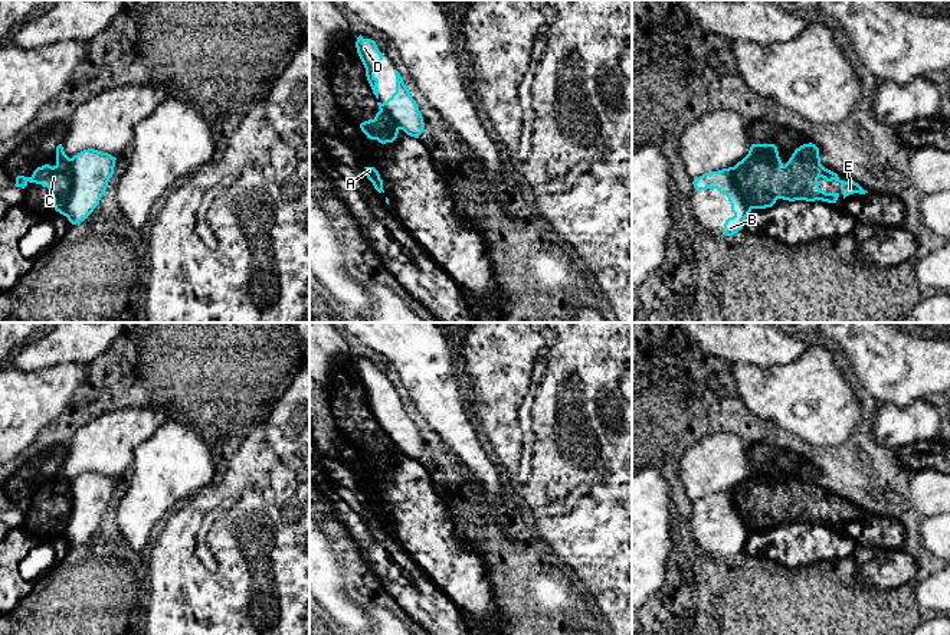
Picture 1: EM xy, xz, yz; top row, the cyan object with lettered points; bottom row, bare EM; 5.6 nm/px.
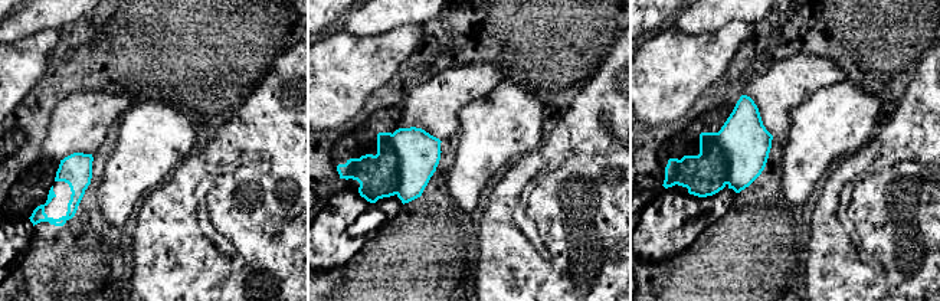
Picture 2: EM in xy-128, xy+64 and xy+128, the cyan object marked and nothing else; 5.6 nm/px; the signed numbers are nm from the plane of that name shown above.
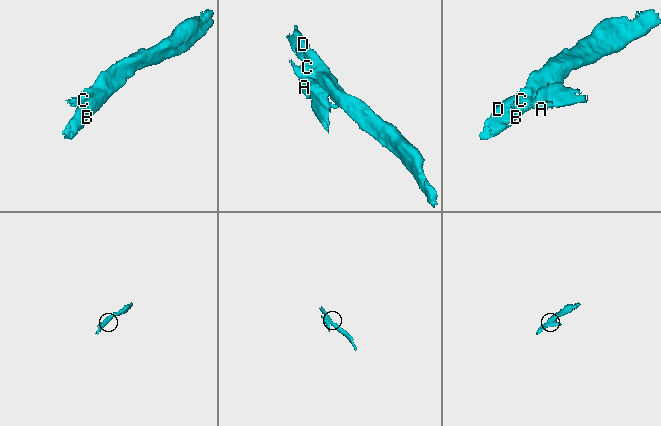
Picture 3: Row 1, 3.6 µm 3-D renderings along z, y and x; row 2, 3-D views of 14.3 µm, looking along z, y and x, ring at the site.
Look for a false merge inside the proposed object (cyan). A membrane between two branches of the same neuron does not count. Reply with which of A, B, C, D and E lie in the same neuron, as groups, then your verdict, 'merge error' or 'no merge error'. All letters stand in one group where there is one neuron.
A C E / B D | merge error

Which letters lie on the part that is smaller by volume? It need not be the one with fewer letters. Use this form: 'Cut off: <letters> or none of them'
Cut off: A, C, E

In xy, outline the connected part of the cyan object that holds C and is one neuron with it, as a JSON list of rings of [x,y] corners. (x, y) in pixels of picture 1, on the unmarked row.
[[[62,467],[56,469],[56,487],[52,490],[45,487],[37,490],[30,500],[17,498],[16,510],[24,511],[29,505],[42,507],[50,513],[55,533],[60,533],[69,520],[72,510],[72,492],[71,482],[65,474]]]

